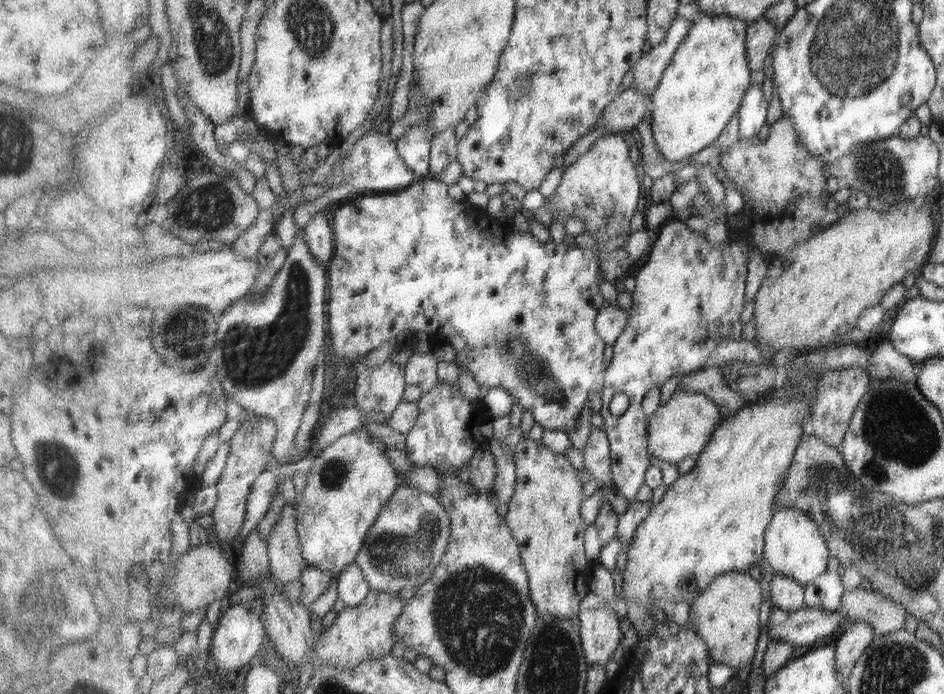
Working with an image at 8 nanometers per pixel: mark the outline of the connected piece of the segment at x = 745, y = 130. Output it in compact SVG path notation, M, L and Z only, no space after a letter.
M753 82L747 94L744 94L744 99L738 112L741 139L746 141L759 134L759 130L767 122L767 112L769 112L769 100L765 98L765 92L763 92L761 84Z

